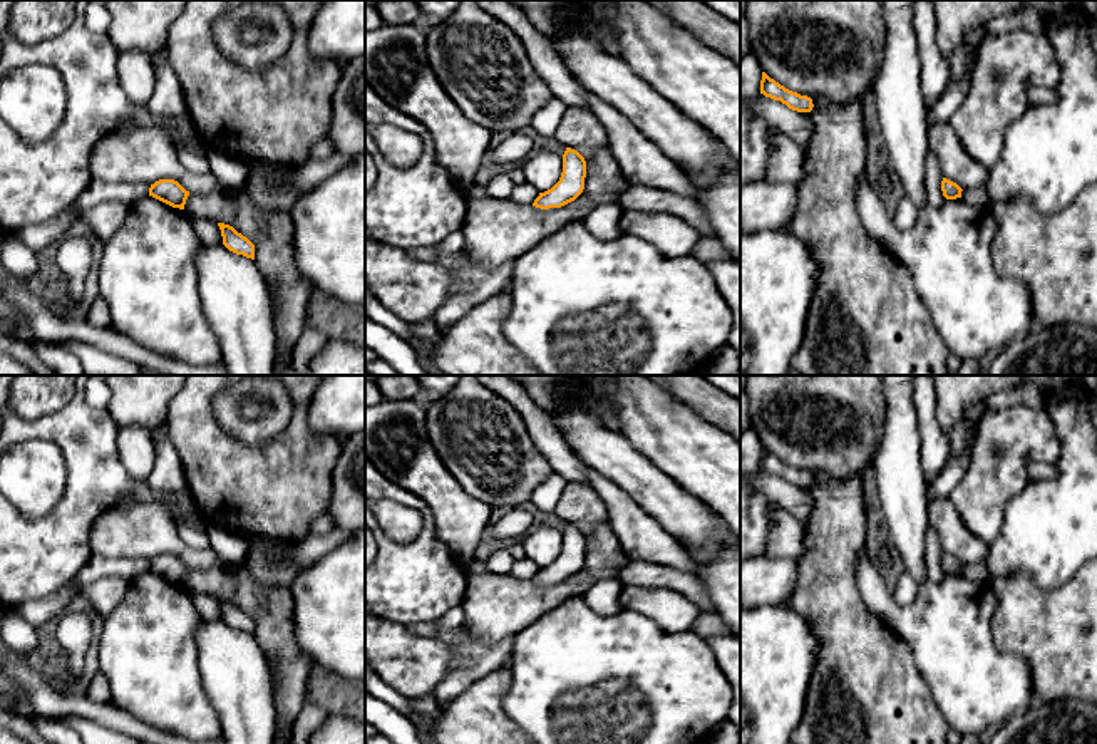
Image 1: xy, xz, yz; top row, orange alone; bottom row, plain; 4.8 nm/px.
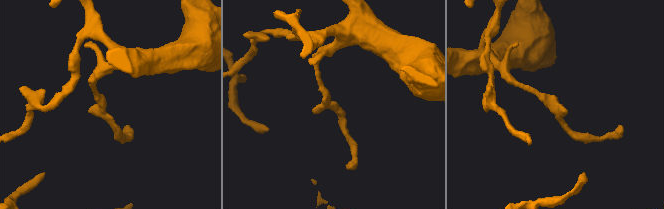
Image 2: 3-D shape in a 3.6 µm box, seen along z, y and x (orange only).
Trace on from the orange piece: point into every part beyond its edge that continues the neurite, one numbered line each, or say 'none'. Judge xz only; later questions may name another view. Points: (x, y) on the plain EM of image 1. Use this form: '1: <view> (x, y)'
none

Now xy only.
none

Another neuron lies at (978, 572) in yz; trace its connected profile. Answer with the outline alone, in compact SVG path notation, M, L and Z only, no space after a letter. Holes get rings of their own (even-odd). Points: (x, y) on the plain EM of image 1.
M985 563L963 565L961 575L971 581L990 581L990 573Z

